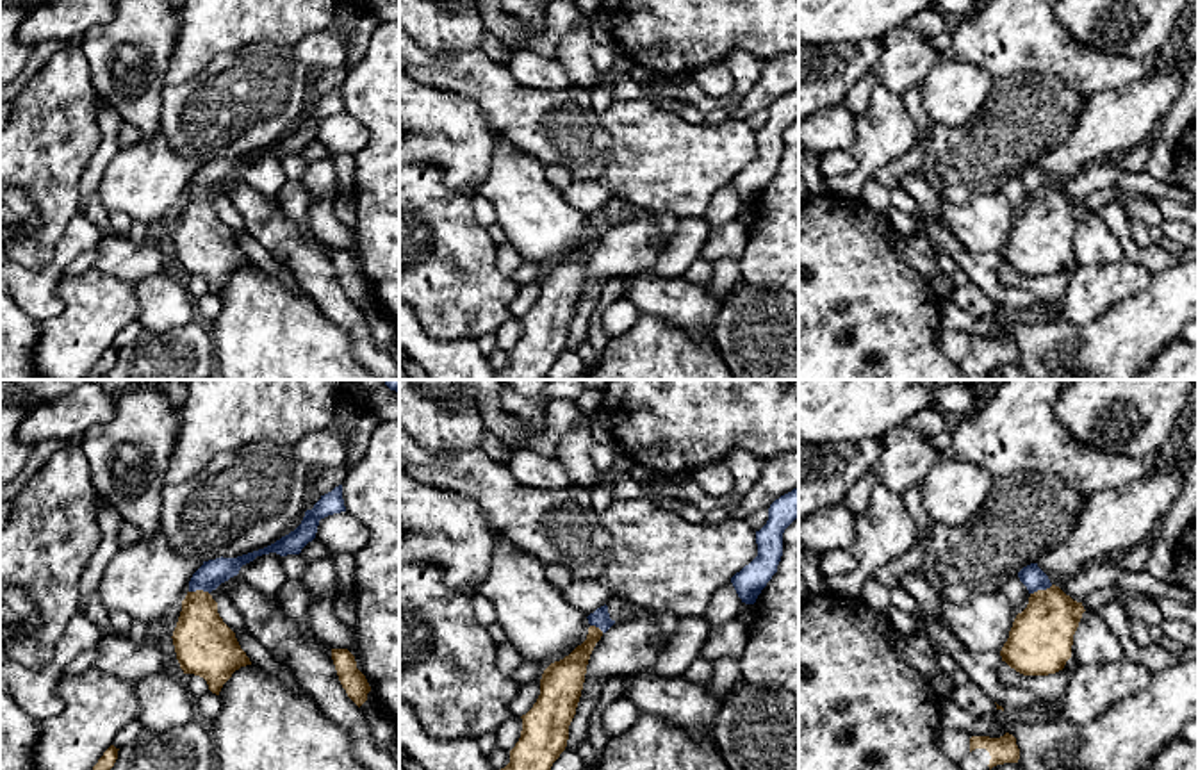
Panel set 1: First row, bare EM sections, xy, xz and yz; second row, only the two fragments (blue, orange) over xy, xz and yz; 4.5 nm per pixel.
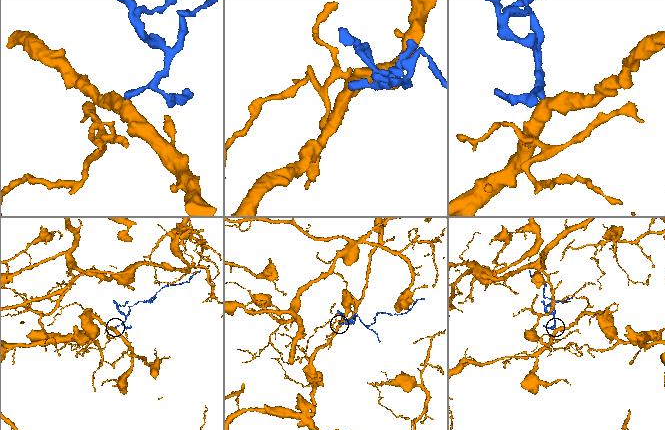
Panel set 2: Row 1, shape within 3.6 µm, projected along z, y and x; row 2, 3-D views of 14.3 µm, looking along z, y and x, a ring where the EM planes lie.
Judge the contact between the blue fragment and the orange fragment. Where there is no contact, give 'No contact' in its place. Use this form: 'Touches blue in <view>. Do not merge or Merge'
Touches blue in yz. Merge

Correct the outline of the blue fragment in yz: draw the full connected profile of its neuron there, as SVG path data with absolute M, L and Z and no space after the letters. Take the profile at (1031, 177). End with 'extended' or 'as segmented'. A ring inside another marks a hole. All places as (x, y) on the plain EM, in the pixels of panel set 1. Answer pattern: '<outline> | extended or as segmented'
M1038 164L1023 168L1018 178L1030 198L1013 223L1002 262L1023 276L1055 274L1071 258L1073 235L1086 210L1052 185Z | extended

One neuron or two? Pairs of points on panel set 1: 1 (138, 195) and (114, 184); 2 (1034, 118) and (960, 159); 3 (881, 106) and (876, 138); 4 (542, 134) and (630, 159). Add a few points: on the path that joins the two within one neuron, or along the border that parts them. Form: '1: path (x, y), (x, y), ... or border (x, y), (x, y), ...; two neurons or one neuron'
1: path (132, 189), (120, 186); one neuron
2: path (1017, 127), (977, 157); one neuron
3: path (881, 113), (881, 131); one neuron
4: border (601, 114), (610, 154), (596, 180); two neurons

